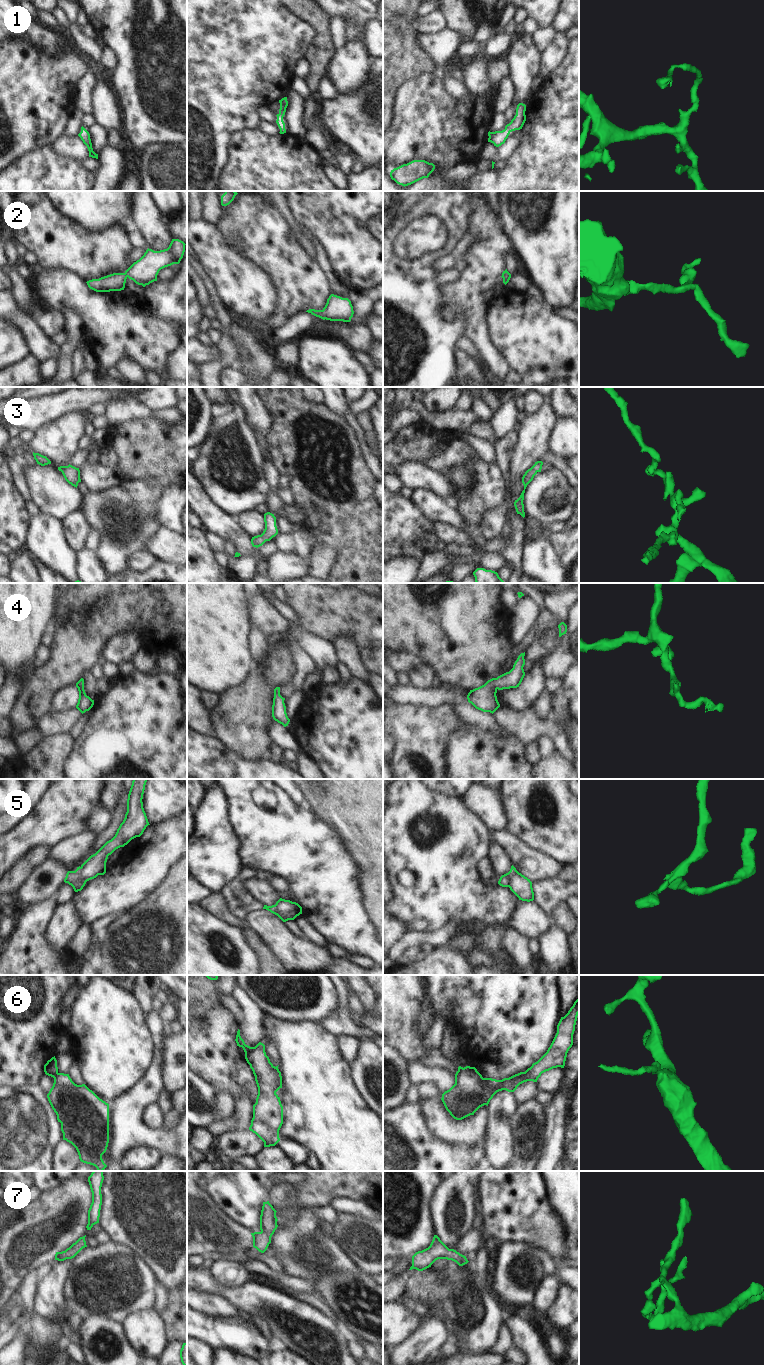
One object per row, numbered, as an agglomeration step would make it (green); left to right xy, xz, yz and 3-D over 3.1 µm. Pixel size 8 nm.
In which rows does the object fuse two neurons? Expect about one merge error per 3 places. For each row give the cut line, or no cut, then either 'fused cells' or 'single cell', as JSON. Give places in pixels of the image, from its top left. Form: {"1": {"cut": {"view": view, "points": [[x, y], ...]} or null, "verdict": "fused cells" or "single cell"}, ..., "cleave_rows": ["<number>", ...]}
{"1": {"cut": null, "verdict": "single cell"}, "2": {"cut": null, "verdict": "single cell"}, "3": {"cut": null, "verdict": "single cell"}, "4": {"cut": null, "verdict": "single cell"}, "5": {"cut": {"view": "xy", "points": [[80, 867], [80, 876], [86, 881]]}, "verdict": "fused cells"}, "6": {"cut": {"view": "xz", "points": [[254, 1047], [245, 1054]]}, "verdict": "fused cells"}, "7": {"cut": null, "verdict": "single cell"}, "cleave_rows": ["5", "6"]}

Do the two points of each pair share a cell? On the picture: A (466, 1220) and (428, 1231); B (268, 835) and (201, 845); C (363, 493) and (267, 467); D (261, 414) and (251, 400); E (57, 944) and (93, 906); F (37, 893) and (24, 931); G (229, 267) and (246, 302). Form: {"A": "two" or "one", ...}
{"A": "two", "B": "two", "C": "two", "D": "one", "E": "two", "F": "two", "G": "one"}

